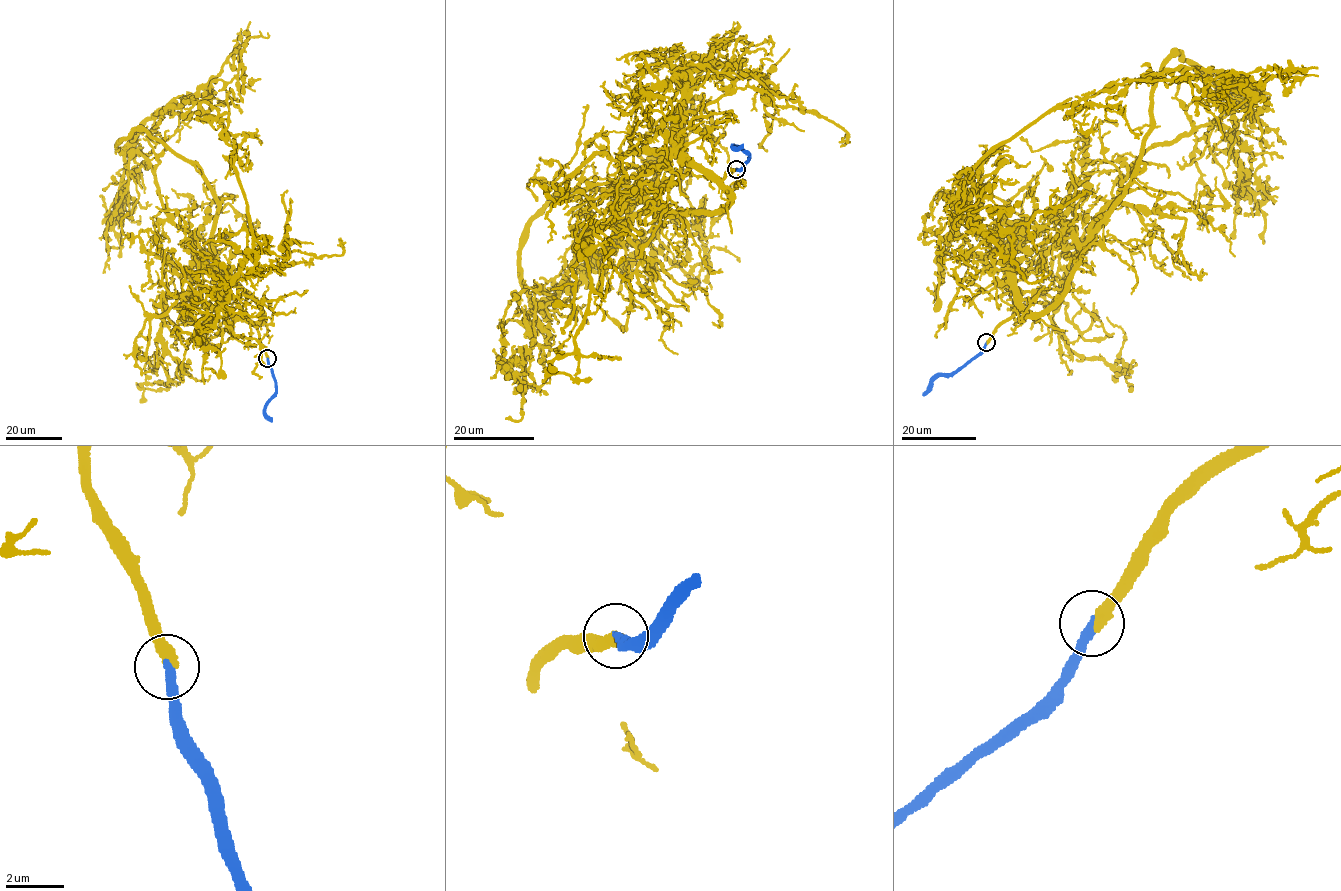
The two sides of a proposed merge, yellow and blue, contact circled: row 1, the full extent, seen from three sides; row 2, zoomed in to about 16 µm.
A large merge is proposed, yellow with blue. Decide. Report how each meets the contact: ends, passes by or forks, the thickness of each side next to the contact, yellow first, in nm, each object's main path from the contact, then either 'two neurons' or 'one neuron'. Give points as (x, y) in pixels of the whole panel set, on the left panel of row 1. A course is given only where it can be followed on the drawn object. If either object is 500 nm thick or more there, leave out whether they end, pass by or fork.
yellow ends | blue ends | 440/320 nm | yellow via (267, 358), (257, 329), (260, 310), (230, 277), (199, 271), (190, 280), (185, 293), (163, 298) | blue via (267, 358), (275, 380), (275, 393), (265, 407), (271, 422) | one neuron

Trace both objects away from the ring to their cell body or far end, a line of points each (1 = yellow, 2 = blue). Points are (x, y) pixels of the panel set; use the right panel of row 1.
1: (986, 343), (1016, 314), (1050, 310), (1061, 294), (1081, 251), (1074, 228), (1066, 226), (1067, 243), (1085, 244)
2: (986, 343), (964, 364), (935, 378), (922, 395)

